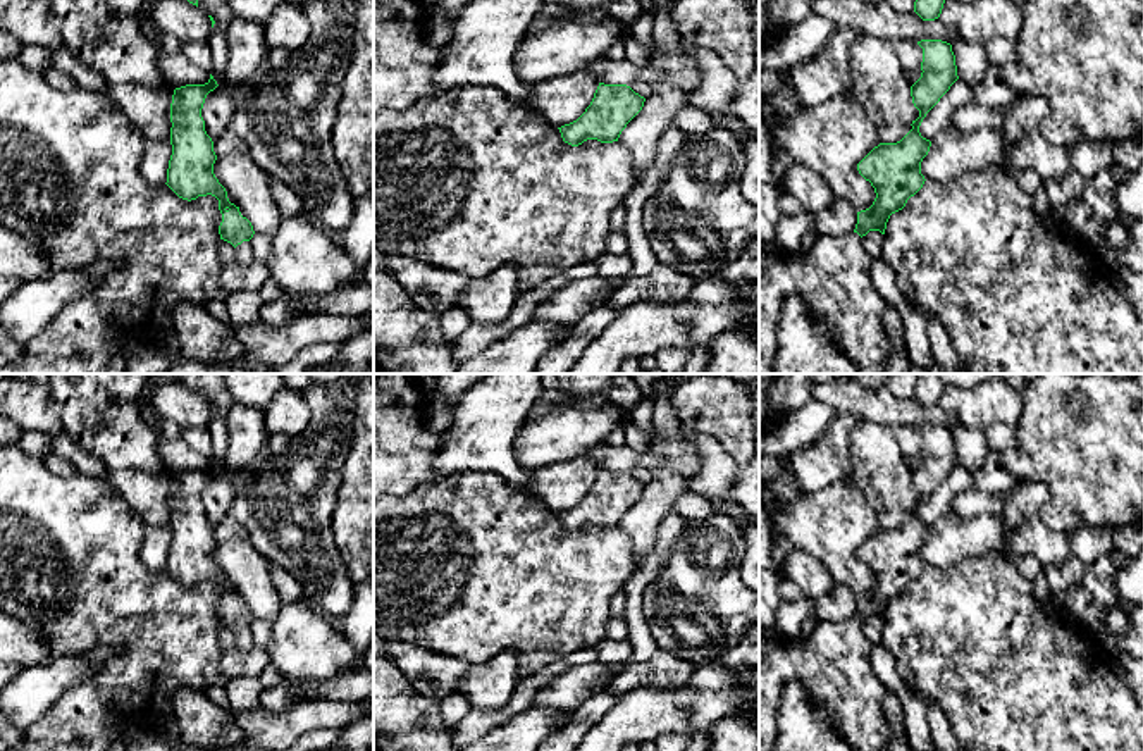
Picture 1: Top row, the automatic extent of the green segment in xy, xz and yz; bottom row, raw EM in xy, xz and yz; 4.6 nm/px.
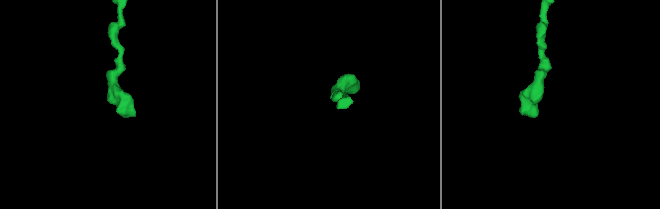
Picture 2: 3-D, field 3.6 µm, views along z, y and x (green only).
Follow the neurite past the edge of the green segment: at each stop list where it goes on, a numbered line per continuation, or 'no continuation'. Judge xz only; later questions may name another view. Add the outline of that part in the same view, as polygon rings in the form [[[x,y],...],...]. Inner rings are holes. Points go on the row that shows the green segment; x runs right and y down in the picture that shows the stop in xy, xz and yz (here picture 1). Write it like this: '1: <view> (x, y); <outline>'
no continuation

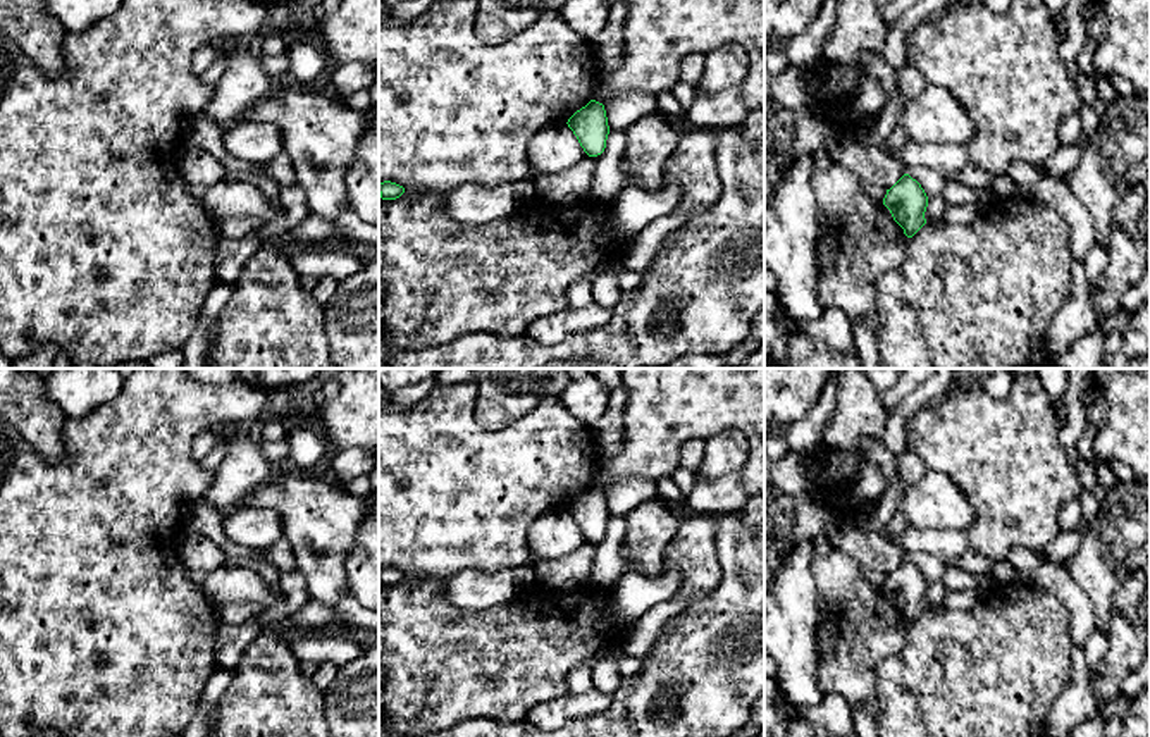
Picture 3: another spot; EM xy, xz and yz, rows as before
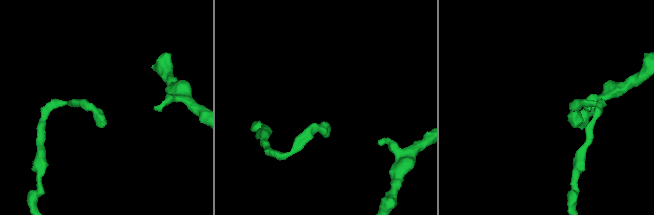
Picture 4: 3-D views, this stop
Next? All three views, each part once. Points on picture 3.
no continuation

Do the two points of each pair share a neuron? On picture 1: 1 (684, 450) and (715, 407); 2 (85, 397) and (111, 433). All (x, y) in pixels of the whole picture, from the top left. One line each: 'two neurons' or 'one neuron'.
1: two neurons
2: one neuron

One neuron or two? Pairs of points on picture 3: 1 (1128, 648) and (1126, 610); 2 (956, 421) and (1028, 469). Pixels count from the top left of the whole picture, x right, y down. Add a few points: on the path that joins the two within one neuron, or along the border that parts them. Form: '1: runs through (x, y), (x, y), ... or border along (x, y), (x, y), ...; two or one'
1: runs through (1126, 639), (1126, 619); one
2: runs through (973, 438), (999, 452), (1011, 464); one

